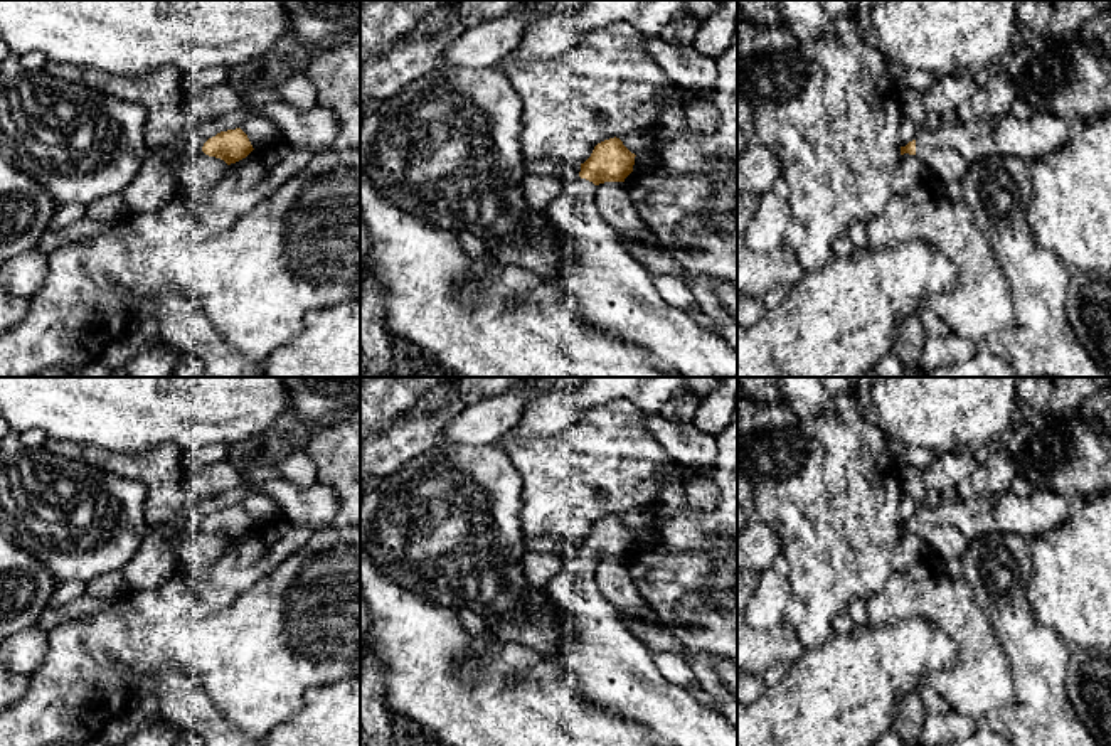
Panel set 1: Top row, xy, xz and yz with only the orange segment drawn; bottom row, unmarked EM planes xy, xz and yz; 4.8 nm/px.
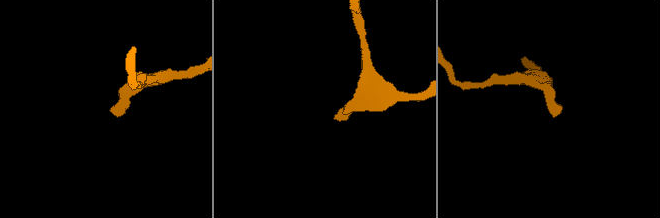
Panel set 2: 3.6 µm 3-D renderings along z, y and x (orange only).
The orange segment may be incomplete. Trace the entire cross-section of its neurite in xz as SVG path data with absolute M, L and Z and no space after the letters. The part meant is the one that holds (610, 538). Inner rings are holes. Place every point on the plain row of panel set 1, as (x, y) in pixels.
M619 515L598 520L581 541L579 554L562 559L562 569L549 593L567 616L572 635L562 652L550 658L567 669L582 695L611 714L643 724L667 746L737 746L737 727L719 709L700 704L685 689L668 682L656 669L651 652L625 625L596 584L596 566L604 559L625 559L633 549L635 530Z

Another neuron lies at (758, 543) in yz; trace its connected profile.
M747 520L737 530L737 567L741 571L766 571L779 552L781 539L773 525L761 520Z

